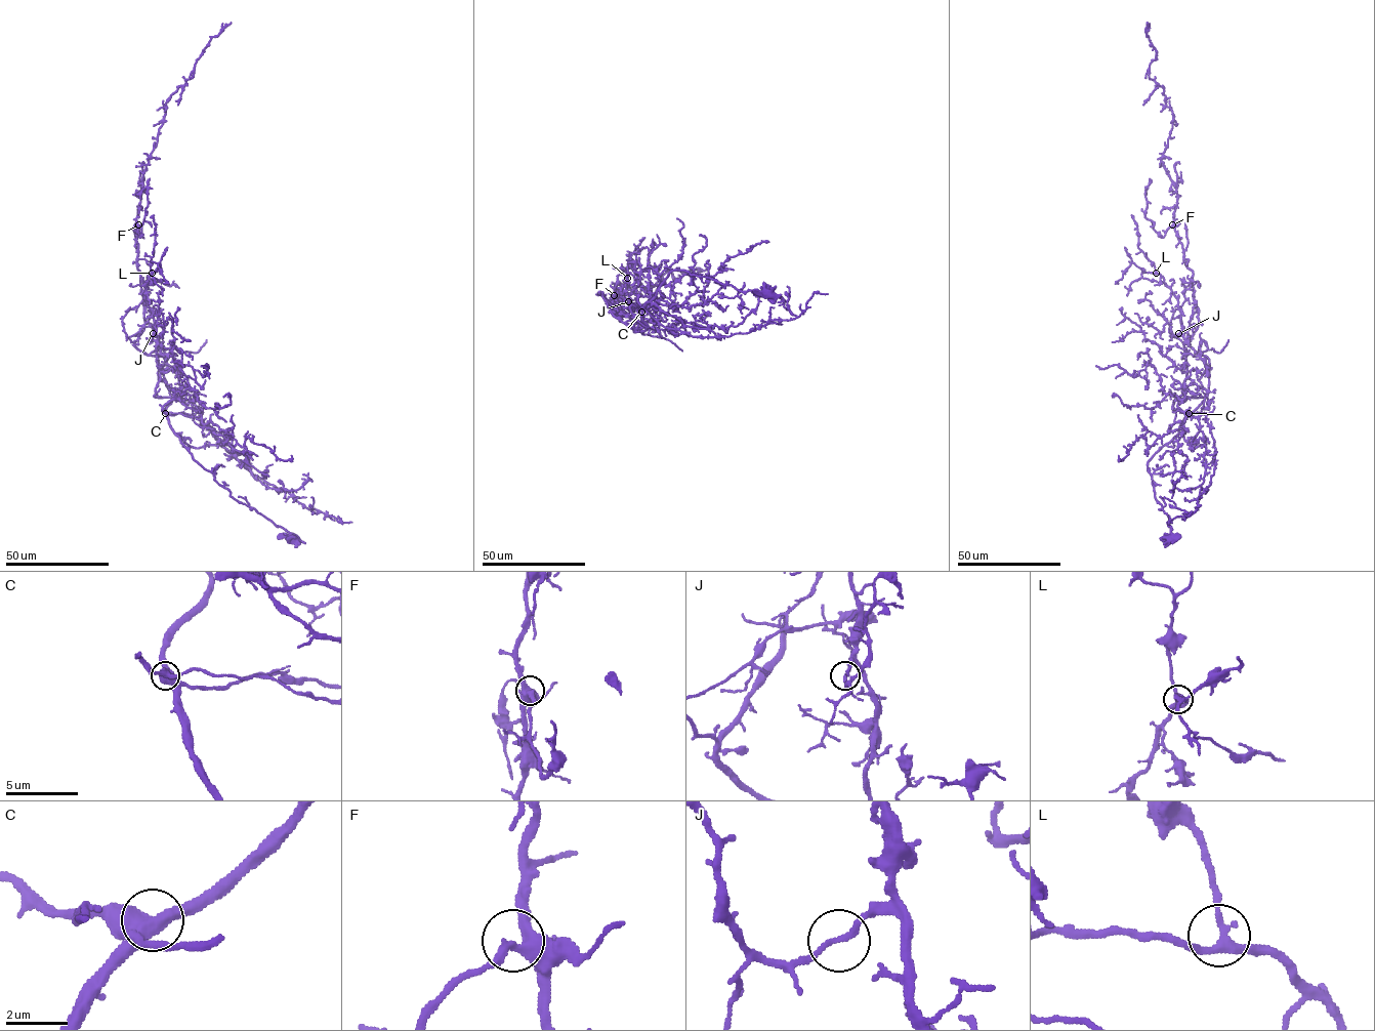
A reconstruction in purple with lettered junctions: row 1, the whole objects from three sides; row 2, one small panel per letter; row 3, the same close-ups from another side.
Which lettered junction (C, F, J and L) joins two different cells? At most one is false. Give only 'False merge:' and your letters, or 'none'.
False merge: none

